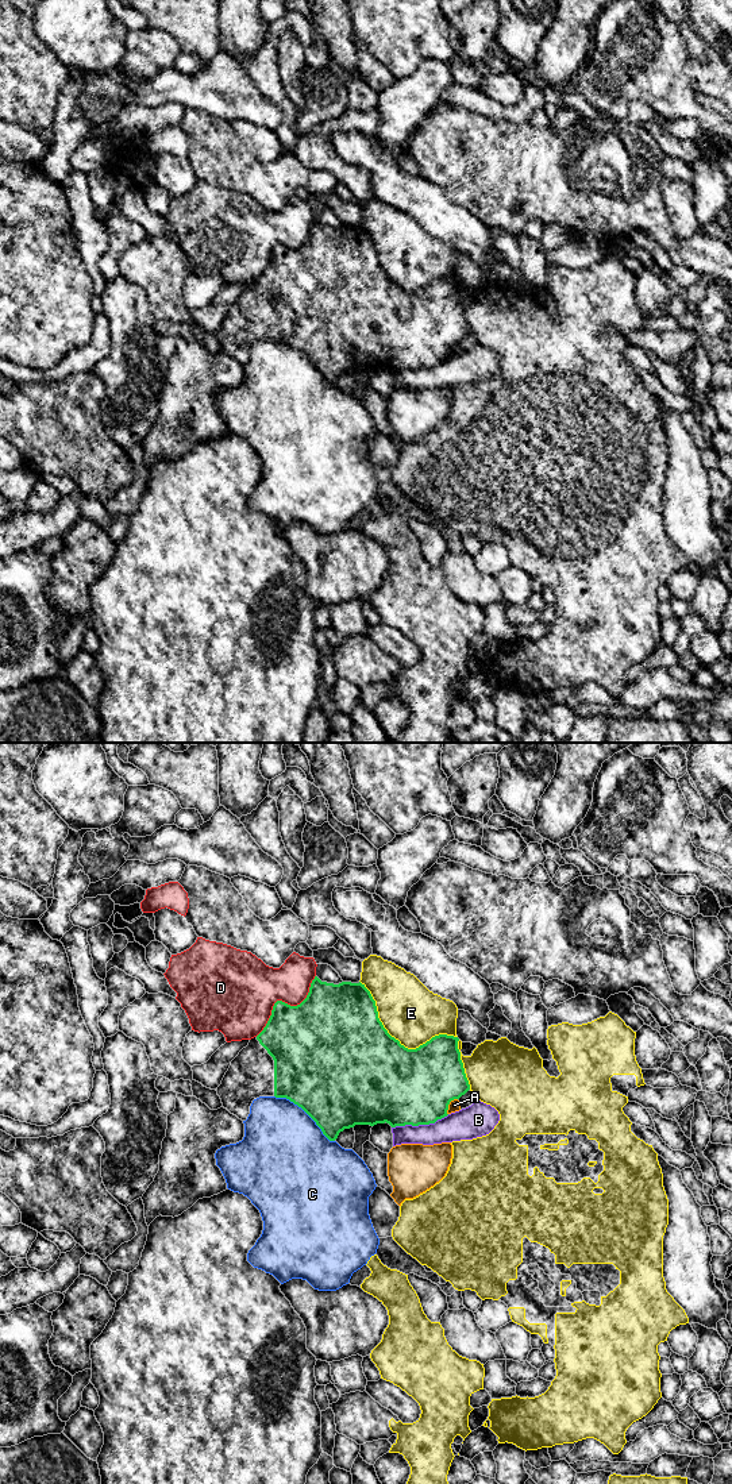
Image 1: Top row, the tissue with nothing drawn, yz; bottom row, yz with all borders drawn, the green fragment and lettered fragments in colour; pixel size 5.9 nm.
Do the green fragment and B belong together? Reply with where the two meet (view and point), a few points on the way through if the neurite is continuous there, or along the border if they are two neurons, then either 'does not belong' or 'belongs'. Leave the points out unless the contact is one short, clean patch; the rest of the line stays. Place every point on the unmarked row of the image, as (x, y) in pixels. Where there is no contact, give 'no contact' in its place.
yz (420, 367) | along yz (449, 358), (428, 367), (396, 369), (392, 372) | does not belong

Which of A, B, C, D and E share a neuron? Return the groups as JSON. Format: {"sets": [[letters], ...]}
{"sets": [["A"], ["B"], ["C"], ["D"], ["E"]]}

